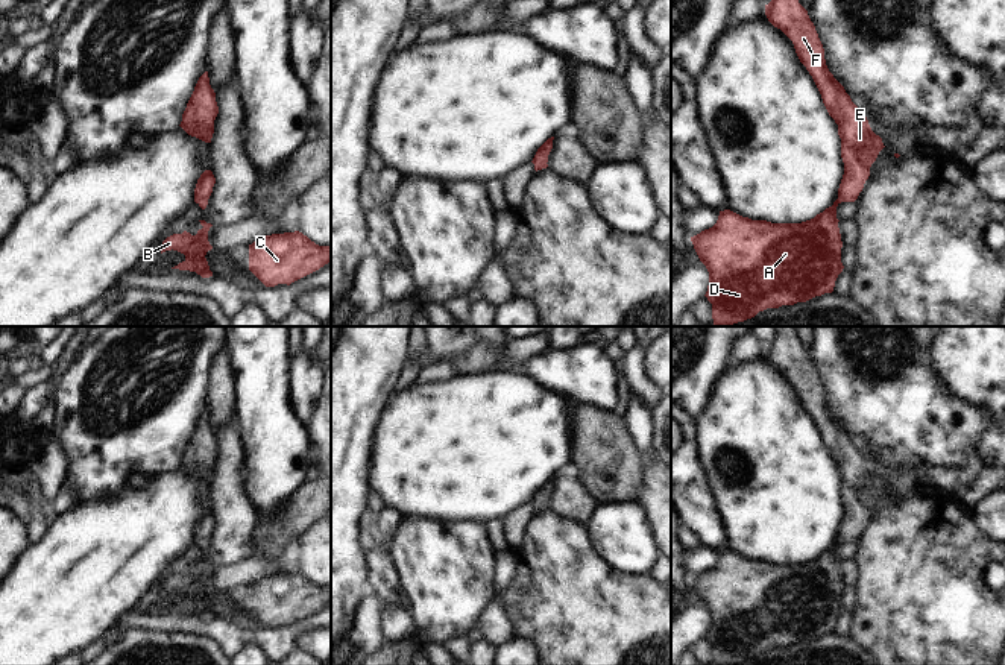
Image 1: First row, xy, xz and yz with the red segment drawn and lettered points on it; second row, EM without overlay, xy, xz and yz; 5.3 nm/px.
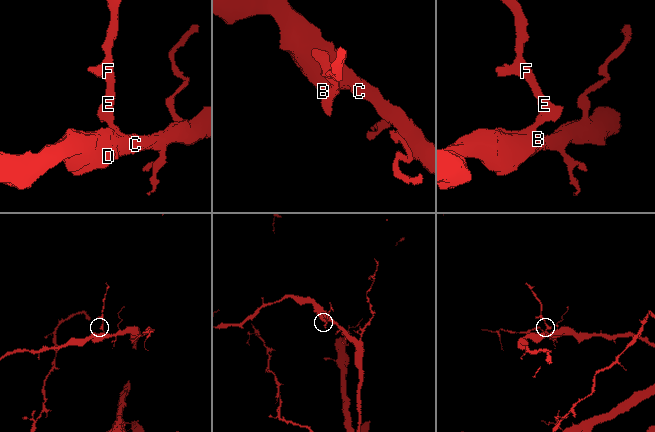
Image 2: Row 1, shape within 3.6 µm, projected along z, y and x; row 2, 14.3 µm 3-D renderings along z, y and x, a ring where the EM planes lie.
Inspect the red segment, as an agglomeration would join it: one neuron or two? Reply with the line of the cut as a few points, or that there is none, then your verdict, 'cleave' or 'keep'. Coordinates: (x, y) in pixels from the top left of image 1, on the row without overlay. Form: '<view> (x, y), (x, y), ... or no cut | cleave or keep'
no cut | keep

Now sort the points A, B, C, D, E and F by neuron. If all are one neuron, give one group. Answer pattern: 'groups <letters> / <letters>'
groups A B C D E F

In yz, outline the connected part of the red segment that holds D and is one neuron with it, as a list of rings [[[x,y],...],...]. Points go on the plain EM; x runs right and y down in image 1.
[[[774,326],[765,355],[792,381],[838,465],[844,515],[838,539],[811,560],[771,563],[724,550],[712,568],[691,577],[709,612],[704,636],[712,644],[714,665],[733,665],[767,648],[794,645],[833,632],[844,609],[836,547],[858,539],[871,504],[885,487],[864,452],[829,411],[823,384],[808,351],[799,343],[795,326]]]

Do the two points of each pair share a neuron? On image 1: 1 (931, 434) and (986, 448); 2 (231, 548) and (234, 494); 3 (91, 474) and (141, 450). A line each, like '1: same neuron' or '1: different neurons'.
1: different neurons
2: same neuron
3: same neuron

